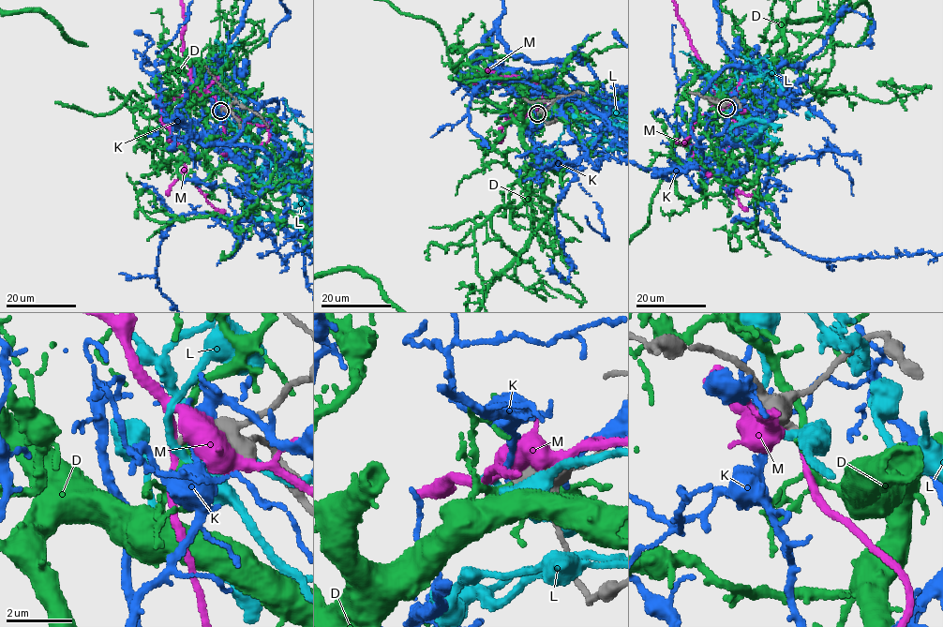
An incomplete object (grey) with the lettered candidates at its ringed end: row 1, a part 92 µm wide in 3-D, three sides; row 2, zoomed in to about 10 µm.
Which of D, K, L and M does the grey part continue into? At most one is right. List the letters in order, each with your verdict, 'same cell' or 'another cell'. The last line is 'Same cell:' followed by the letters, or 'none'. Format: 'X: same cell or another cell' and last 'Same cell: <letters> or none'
D: another cell
K: another cell
L: another cell
M: another cell
Same cell: none

